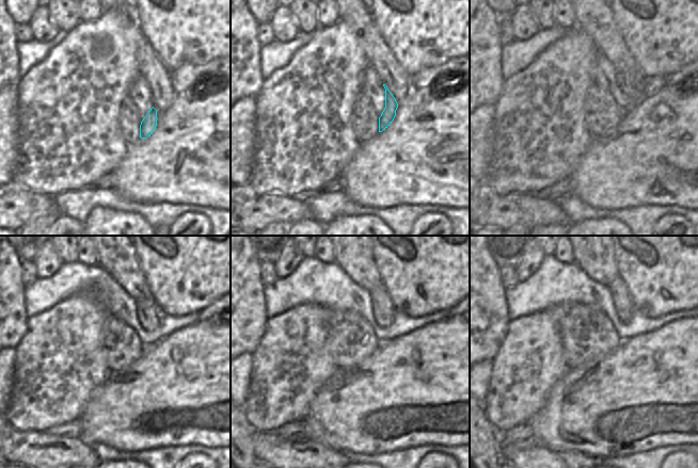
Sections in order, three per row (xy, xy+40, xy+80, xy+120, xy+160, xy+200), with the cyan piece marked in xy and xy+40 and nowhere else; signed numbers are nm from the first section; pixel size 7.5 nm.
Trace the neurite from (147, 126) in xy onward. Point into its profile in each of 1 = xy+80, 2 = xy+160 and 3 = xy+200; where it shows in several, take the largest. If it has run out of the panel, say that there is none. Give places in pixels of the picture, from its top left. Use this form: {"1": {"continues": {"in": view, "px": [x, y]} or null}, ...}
{"1": {"continues": {"in": "xy+80", "px": [633, 94]}}, "2": {"continues": {"in": "xy+160", "px": [383, 309]}}, "3": {"continues": {"in": "xy+200", "px": [622, 303]}}}

